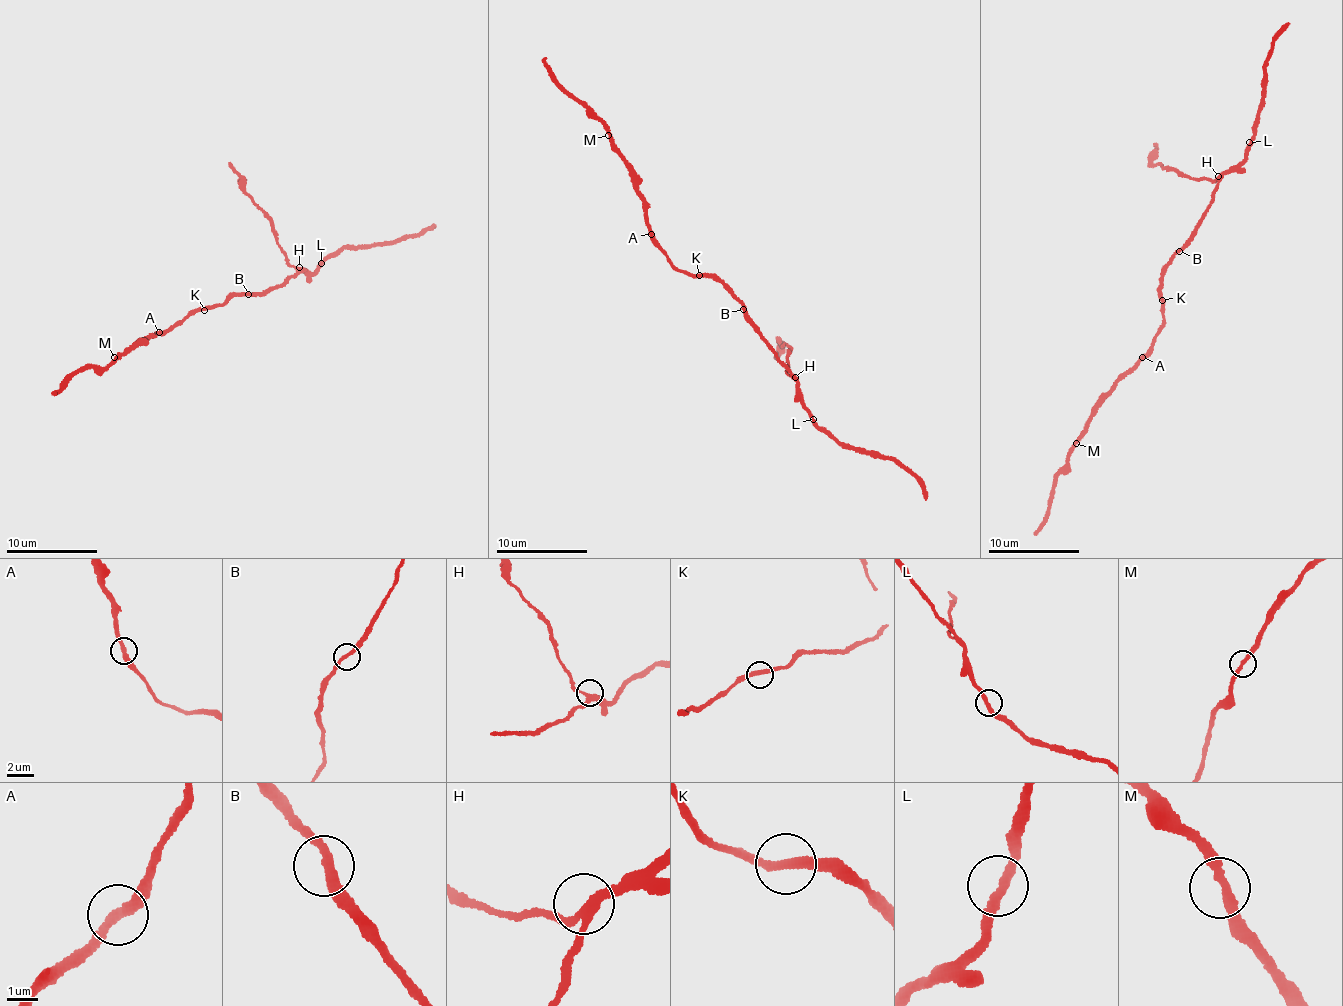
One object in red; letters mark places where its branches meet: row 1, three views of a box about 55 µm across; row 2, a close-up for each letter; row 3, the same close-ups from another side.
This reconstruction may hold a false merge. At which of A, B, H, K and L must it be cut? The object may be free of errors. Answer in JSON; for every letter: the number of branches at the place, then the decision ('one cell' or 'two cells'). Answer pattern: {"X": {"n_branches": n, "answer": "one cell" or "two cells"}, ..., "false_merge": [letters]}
{"A": {"n_branches": 2, "answer": "one cell"}, "B": {"n_branches": 2, "answer": "one cell"}, "H": {"n_branches": 3, "answer": "one cell"}, "K": {"n_branches": 2, "answer": "one cell"}, "L": {"n_branches": 2, "answer": "one cell"}, "false_merge": []}

